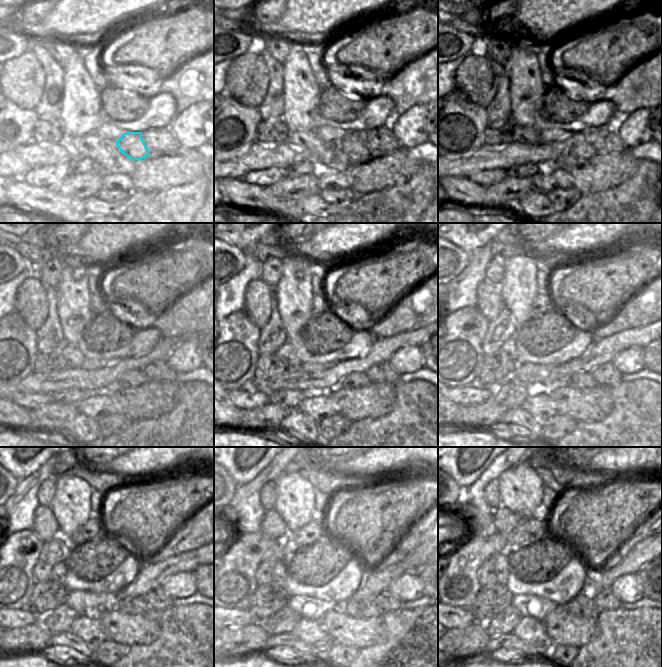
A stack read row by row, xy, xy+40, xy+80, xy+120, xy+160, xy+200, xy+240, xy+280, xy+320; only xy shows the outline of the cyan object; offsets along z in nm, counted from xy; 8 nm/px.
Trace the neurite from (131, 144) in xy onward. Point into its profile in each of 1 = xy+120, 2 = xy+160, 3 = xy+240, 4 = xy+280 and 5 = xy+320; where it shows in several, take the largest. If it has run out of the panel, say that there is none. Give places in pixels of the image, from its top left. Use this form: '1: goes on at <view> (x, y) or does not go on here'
1: goes on at xy+120 (132, 378)
2: goes on at xy+160 (356, 379)
3: goes on at xy+240 (126, 605)
4: goes on at xy+280 (357, 607)
5: goes on at xy+320 (582, 605)

